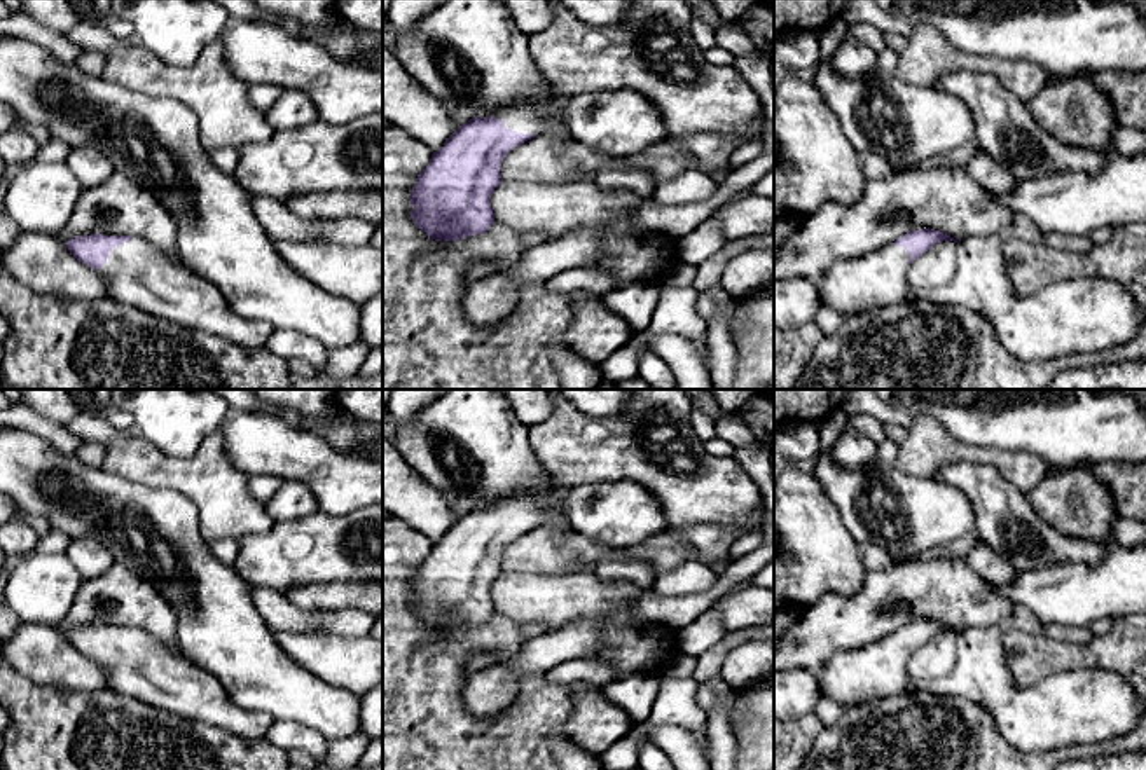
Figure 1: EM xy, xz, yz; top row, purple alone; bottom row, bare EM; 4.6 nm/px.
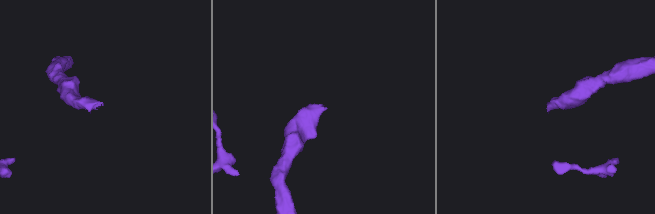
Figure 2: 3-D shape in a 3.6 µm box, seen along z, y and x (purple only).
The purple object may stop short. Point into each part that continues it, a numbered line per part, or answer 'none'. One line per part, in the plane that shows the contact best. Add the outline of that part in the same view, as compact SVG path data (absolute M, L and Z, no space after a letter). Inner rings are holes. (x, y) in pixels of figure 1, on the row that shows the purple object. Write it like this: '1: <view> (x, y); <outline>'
1: xz (526, 119); M549 82L550 100L547 105L512 105L501 108L489 117L501 119L507 129L524 133L524 134L540 134L547 127L549 119L564 120L564 103L566 94L556 91Z

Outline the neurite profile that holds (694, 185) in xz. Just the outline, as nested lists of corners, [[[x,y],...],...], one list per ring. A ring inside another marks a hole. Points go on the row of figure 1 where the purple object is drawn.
[[[690,168],[653,189],[653,199],[666,206],[697,204],[709,199],[718,183],[702,169]]]

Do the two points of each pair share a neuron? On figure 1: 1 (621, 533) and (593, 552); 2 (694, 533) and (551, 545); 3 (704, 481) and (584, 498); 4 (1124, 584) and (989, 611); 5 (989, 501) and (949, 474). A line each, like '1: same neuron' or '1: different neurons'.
1: different neurons
2: different neurons
3: different neurons
4: different neurons
5: same neuron

